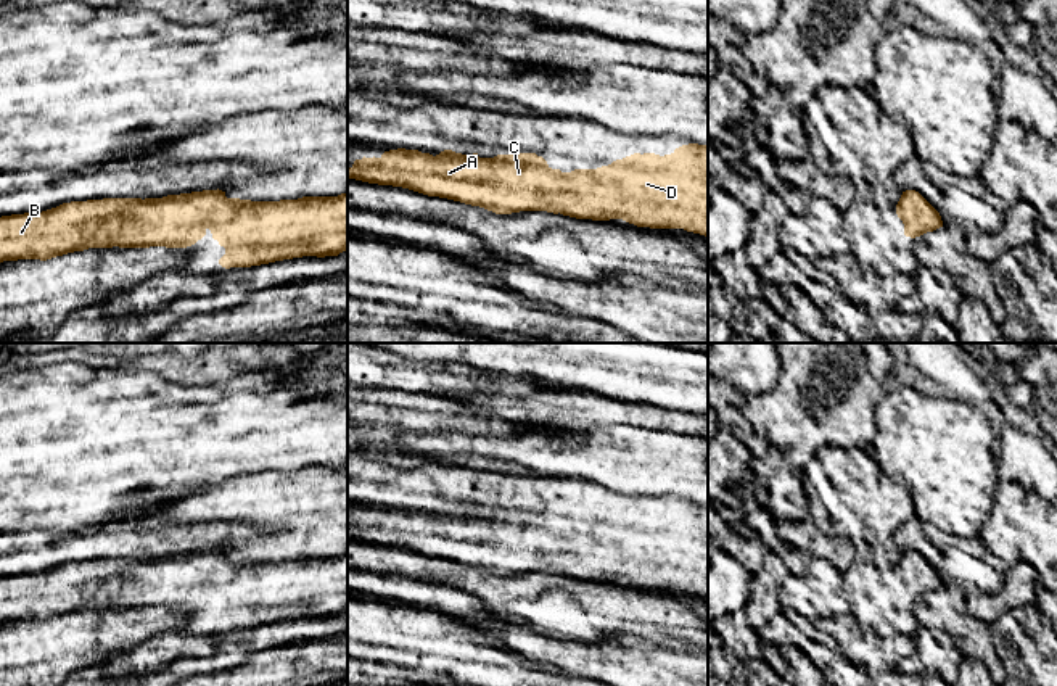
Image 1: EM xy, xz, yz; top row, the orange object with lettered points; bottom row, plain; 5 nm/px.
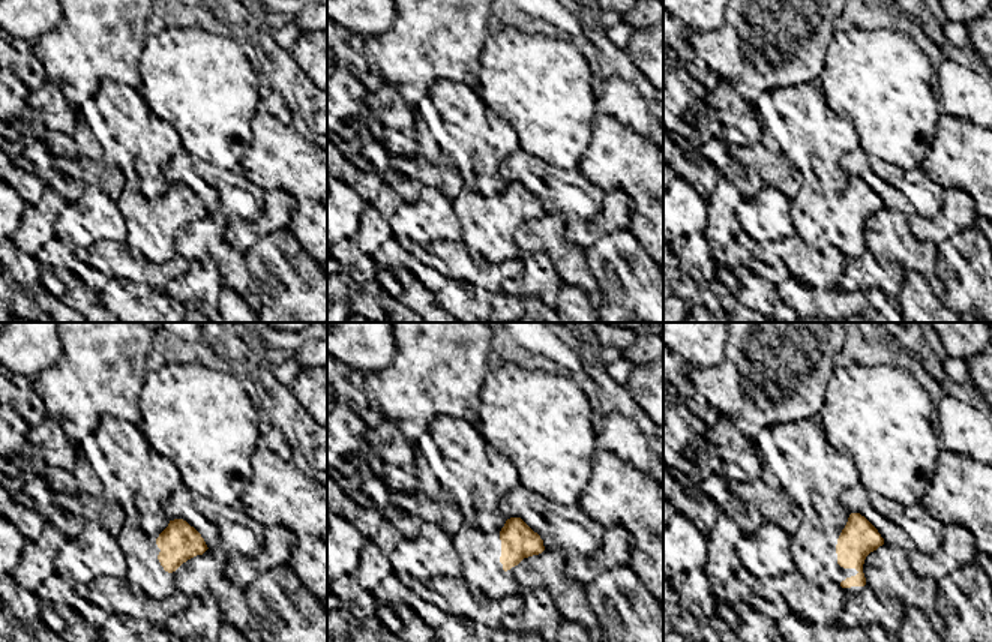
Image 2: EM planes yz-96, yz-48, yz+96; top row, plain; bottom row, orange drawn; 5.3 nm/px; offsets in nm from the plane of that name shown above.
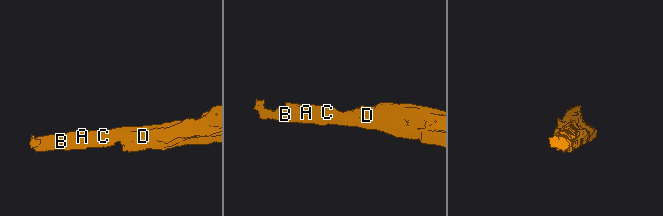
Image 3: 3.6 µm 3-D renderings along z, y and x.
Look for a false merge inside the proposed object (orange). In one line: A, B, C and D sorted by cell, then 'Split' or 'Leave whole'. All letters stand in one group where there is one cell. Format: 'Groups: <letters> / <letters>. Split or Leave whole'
Groups: A B C D. Leave whole

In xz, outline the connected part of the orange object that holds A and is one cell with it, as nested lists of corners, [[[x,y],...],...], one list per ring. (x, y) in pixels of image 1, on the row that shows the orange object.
[[[689,143],[671,155],[634,153],[597,169],[561,172],[536,153],[479,158],[444,150],[433,156],[418,150],[389,150],[380,158],[356,159],[348,179],[409,188],[479,206],[496,214],[547,211],[576,219],[623,219],[637,227],[684,229],[708,237],[708,145]]]

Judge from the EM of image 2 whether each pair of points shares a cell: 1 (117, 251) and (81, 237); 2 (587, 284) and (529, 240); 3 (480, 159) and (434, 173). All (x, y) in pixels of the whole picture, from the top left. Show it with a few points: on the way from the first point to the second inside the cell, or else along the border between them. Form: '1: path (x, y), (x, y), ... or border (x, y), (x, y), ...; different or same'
1: border (125, 240), (98, 240), (92, 248); different
2: path (574, 269), (544, 240); same
3: border (419, 153), (459, 173), (461, 192), (453, 200); different

